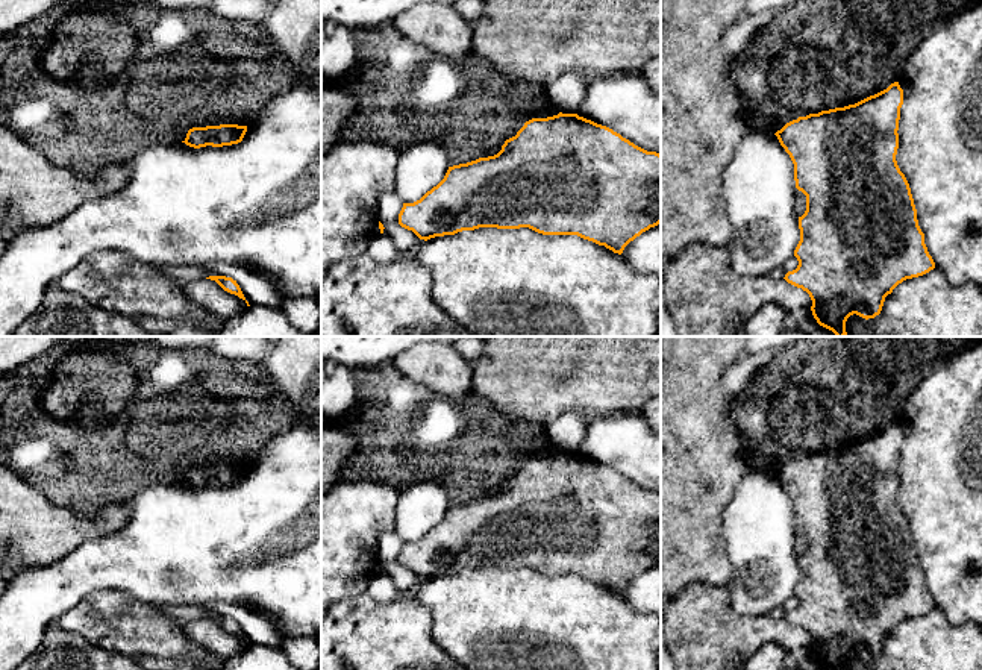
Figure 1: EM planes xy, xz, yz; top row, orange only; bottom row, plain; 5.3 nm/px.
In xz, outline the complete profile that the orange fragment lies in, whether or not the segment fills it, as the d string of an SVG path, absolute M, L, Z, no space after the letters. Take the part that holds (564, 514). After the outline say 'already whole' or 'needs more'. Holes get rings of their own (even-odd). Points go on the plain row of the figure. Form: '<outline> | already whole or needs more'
M562 453L547 458L532 458L517 471L515 476L505 481L502 490L488 497L479 497L476 500L449 506L444 518L427 531L420 540L414 543L403 543L399 553L399 564L408 570L412 570L420 579L430 579L435 576L455 575L462 570L474 570L479 567L497 567L497 568L520 568L529 567L543 575L577 575L583 579L593 581L599 585L605 585L614 593L621 594L624 587L640 576L643 571L655 567L661 562L661 494L656 491L647 491L629 479L623 477L612 468L597 464L591 459L579 456L577 453Z | already whole

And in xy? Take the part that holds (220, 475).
M238 464L192 467L188 470L186 477L182 482L194 488L206 485L223 487L241 482L246 471L247 465Z | already whole

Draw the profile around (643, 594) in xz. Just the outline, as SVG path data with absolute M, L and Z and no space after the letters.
M661 562L630 581L621 596L633 611L661 618Z

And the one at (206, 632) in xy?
M200 618L182 625L182 631L199 646L224 661L247 647L246 640L224 631L215 620Z

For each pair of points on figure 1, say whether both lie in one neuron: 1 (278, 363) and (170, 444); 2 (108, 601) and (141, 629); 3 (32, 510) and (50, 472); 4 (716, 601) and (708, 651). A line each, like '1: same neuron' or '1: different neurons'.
1: different neurons
2: same neuron
3: different neurons
4: same neuron

